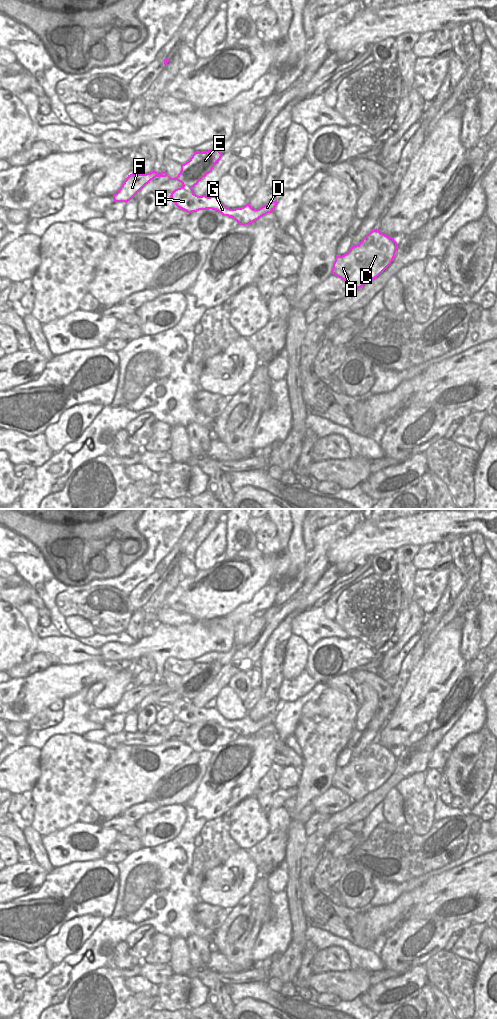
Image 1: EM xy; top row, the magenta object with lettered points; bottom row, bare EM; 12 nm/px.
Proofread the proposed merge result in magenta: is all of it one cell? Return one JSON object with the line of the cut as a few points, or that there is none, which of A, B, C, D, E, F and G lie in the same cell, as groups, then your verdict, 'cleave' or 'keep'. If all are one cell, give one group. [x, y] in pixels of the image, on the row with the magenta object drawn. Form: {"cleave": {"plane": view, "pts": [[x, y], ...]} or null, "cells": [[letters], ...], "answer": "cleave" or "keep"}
{"cleave": {"plane": "xy", "pts": [[183, 185], [191, 188]]}, "cells": [["A", "B", "C", "D", "G"], ["E", "F"]], "answer": "cleave"}

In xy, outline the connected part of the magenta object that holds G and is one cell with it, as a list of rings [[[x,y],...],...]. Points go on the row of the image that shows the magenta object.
[[[180,187],[175,189],[171,195],[175,205],[187,213],[197,212],[199,210],[212,209],[221,213],[223,216],[233,218],[239,225],[249,225],[262,216],[274,212],[277,200],[272,201],[259,209],[253,209],[249,203],[241,208],[230,209],[222,204],[215,196],[198,196],[192,188]]]

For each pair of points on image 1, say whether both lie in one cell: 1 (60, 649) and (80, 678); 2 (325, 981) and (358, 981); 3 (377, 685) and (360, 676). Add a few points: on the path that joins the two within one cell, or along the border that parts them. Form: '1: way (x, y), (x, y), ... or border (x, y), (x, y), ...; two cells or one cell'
1: border (94, 661), (55, 665); two cells
2: way (333, 981), (350, 981); one cell
3: way (373, 681), (368, 676), (364, 676); one cell

